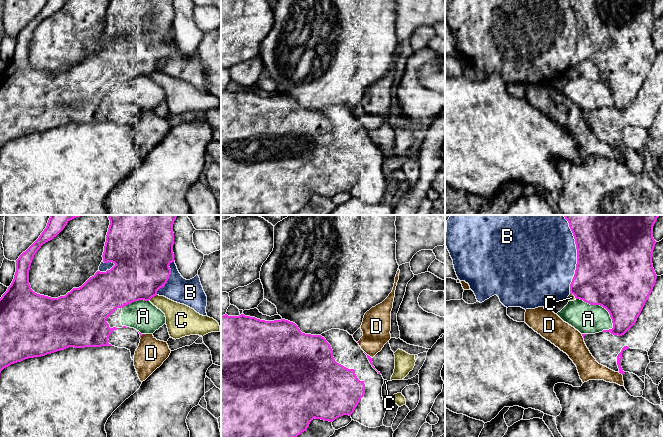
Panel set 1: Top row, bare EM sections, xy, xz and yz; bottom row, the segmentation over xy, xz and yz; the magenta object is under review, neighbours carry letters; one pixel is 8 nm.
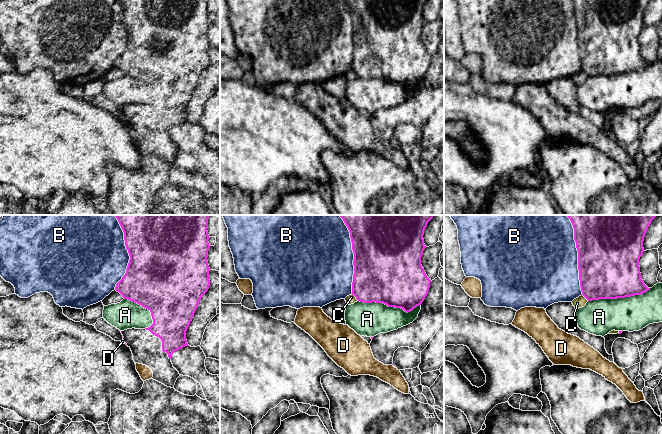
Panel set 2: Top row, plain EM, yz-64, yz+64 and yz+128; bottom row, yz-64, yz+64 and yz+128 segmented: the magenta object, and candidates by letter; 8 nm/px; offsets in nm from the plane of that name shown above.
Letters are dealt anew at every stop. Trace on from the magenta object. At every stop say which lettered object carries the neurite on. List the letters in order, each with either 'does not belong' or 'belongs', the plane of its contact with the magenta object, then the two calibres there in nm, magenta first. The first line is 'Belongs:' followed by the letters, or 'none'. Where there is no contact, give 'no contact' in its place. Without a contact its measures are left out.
Belongs: none
A: does not belong | yz | 500/240 nm
B: does not belong | yz | 500/500 nm
C: does not belong | xy | 440/180 nm
D: does not belong | yz | 50/170 nm

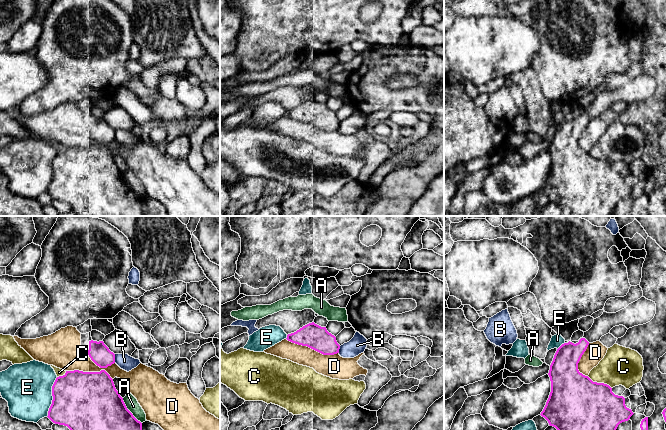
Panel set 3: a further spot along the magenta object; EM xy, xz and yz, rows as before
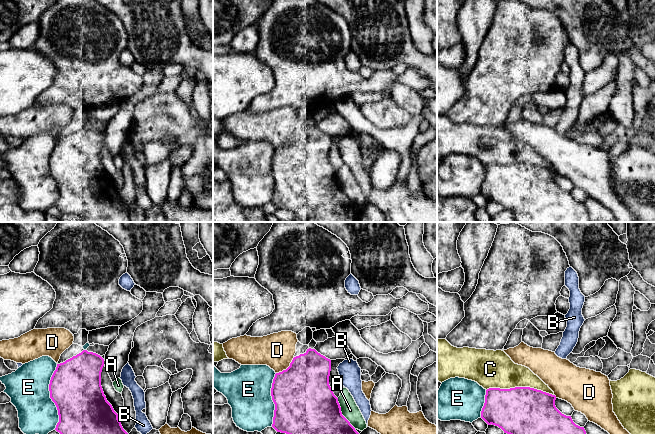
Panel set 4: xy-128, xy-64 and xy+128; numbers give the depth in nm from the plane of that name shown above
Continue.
Belongs: none
A: does not belong | xy | 500/100 nm
B: does not belong | xy | 160/120 nm
C: does not belong | yz | 500/300 nm
D: does not belong | xy | 500/260 nm
E: does not belong | xy | 480/400 nm

